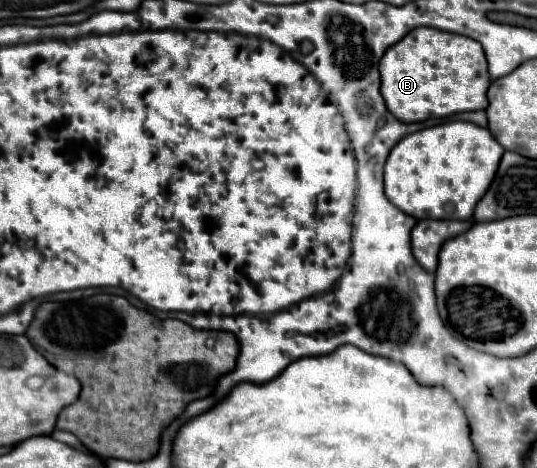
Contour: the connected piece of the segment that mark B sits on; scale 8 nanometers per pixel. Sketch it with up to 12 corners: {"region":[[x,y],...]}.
{"region":[[414,29],[384,53],[402,123],[488,107],[478,41]]}

